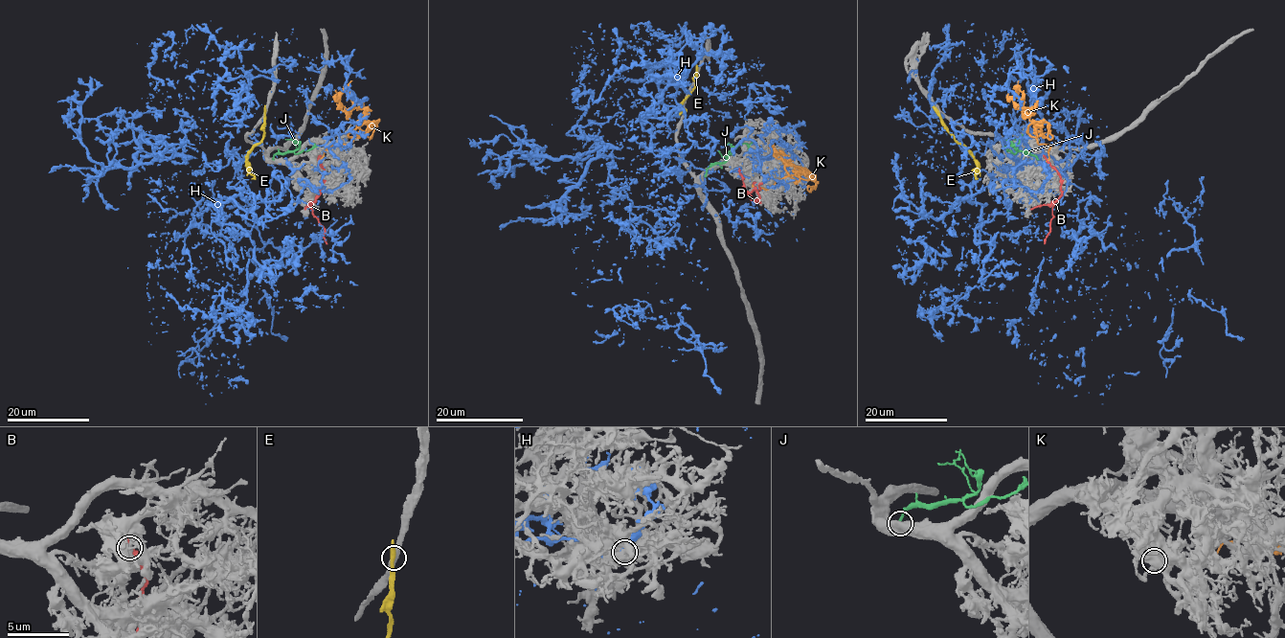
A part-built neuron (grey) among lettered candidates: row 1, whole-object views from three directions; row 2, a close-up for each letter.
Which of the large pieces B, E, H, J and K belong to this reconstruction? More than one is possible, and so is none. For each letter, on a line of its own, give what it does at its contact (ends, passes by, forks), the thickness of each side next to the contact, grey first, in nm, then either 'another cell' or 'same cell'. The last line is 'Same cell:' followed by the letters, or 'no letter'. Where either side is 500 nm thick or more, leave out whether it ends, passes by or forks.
B: it passes by; 480 nm thick on the grey side, 280 nm on the other; another cell
E: it passes by; 420 nm thick on the grey side, 400 nm on the other; another cell
H: it forks there; 380 nm thick on the grey side, 400 nm on the other; another cell
J: 800 nm thick on the grey side, 220 nm on the other; another cell
K: 550 nm thick on the grey side, 240 nm on the other; another cell
Same cell: no letter

